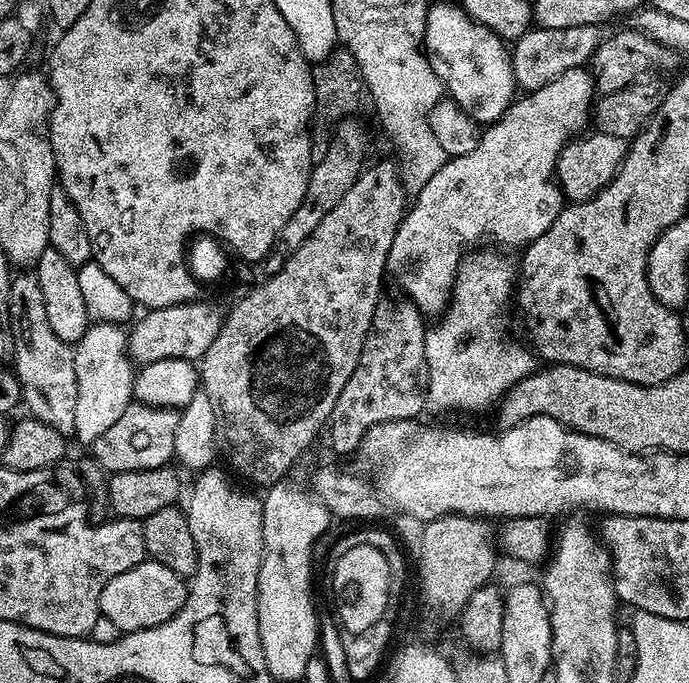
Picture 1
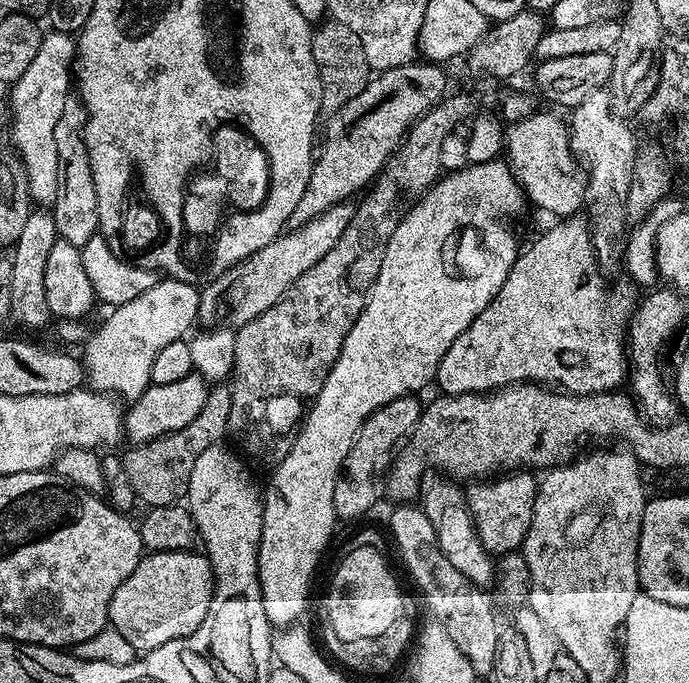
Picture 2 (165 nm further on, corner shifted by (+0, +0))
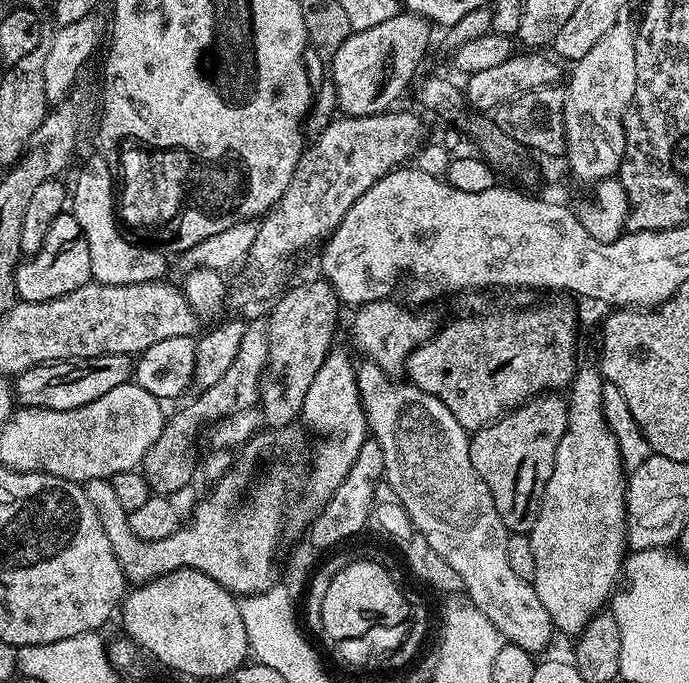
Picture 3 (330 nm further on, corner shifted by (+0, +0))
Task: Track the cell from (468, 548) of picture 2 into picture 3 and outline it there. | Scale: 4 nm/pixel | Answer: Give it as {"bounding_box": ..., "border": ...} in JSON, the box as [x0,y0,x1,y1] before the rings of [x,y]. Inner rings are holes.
{"bounding_box":[356,362,554,654],"border":[[[364,362],[356,368],[356,385],[360,391],[360,403],[364,406],[364,419],[368,421],[371,439],[378,442],[380,453],[384,459],[383,479],[398,494],[402,506],[410,514],[414,526],[424,535],[426,542],[446,558],[446,563],[458,573],[464,583],[463,591],[510,644],[522,646],[522,650],[533,654],[540,651],[554,637],[552,616],[542,606],[542,598],[538,598],[536,587],[530,580],[518,578],[510,566],[510,558],[506,558],[506,542],[510,535],[508,527],[502,522],[498,510],[494,506],[494,498],[490,498],[486,482],[474,470],[474,462],[470,462],[469,429],[462,427],[458,418],[434,398],[434,394],[426,394],[426,390],[418,390],[410,382],[395,384],[389,373],[371,362]]]}

